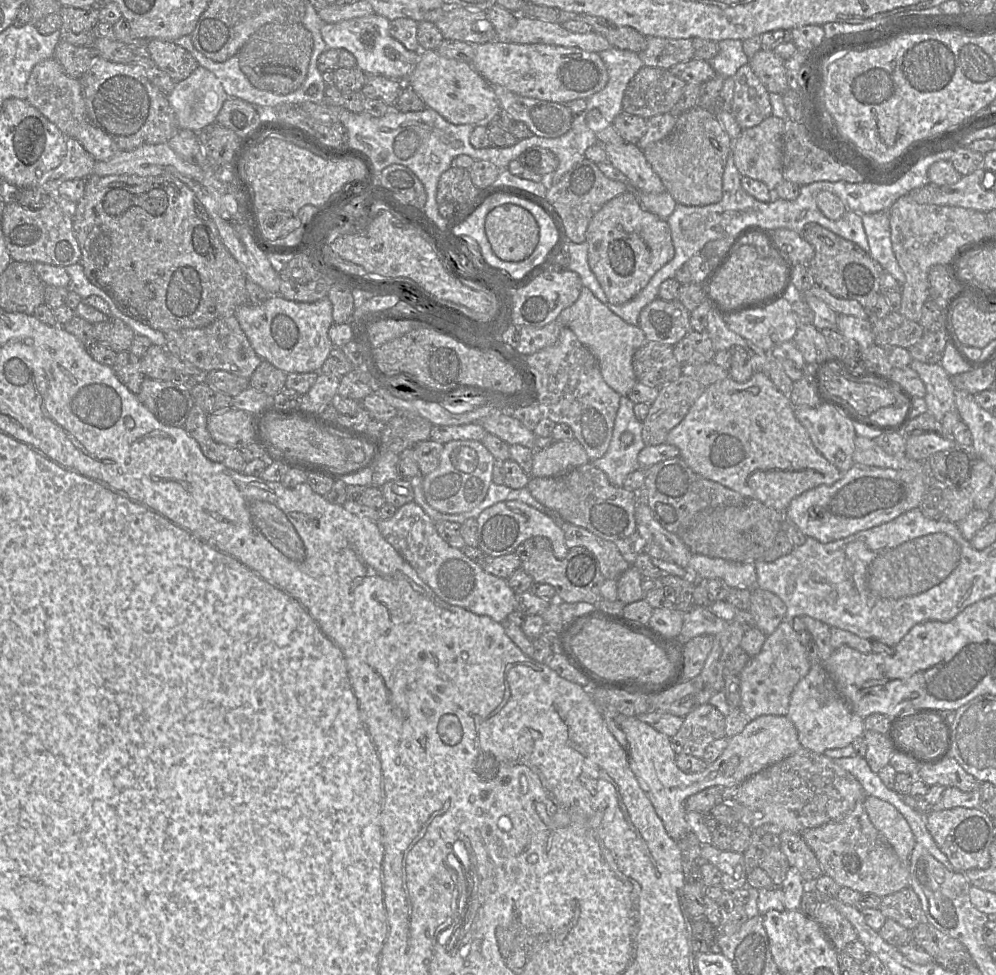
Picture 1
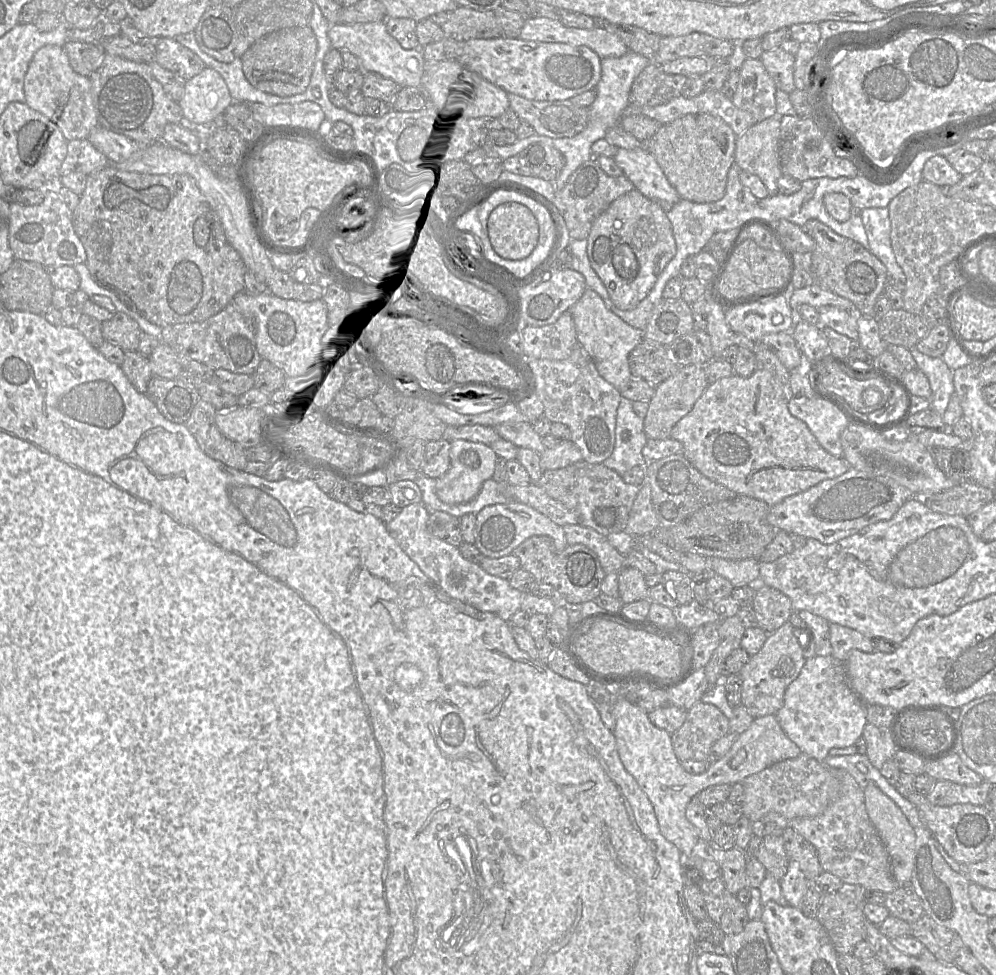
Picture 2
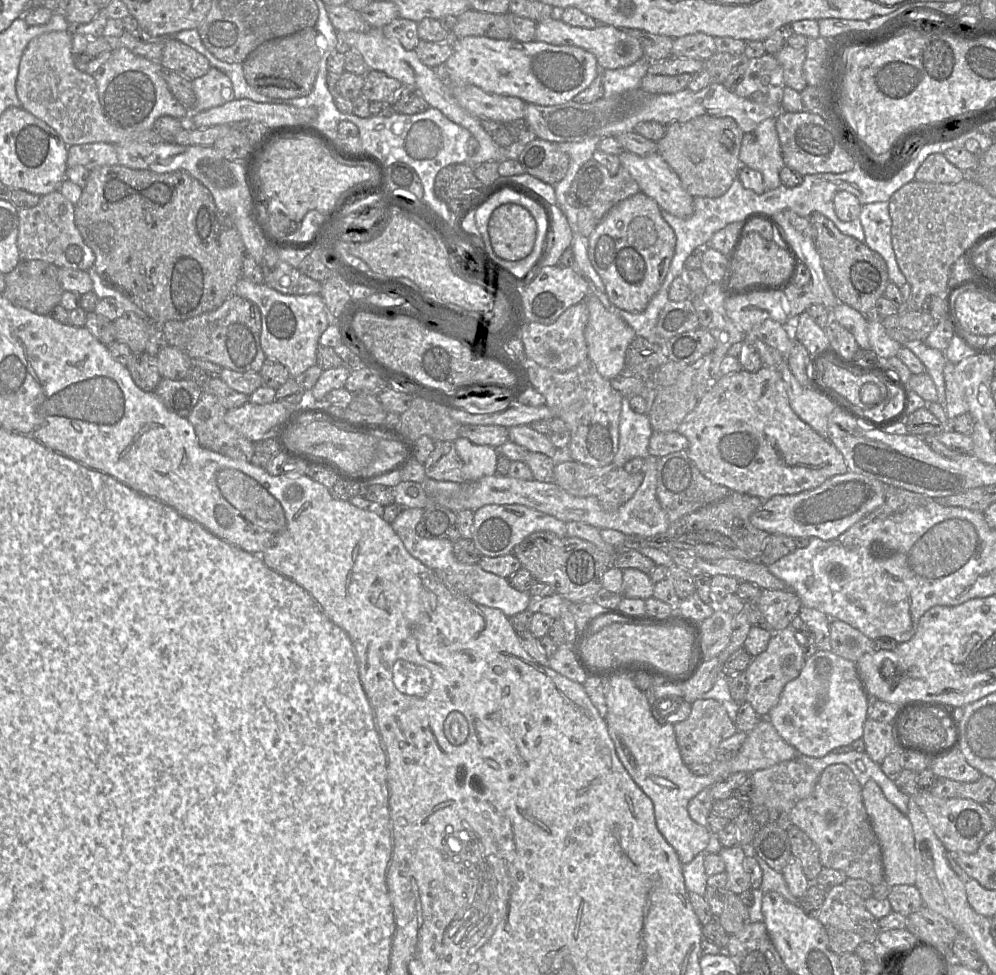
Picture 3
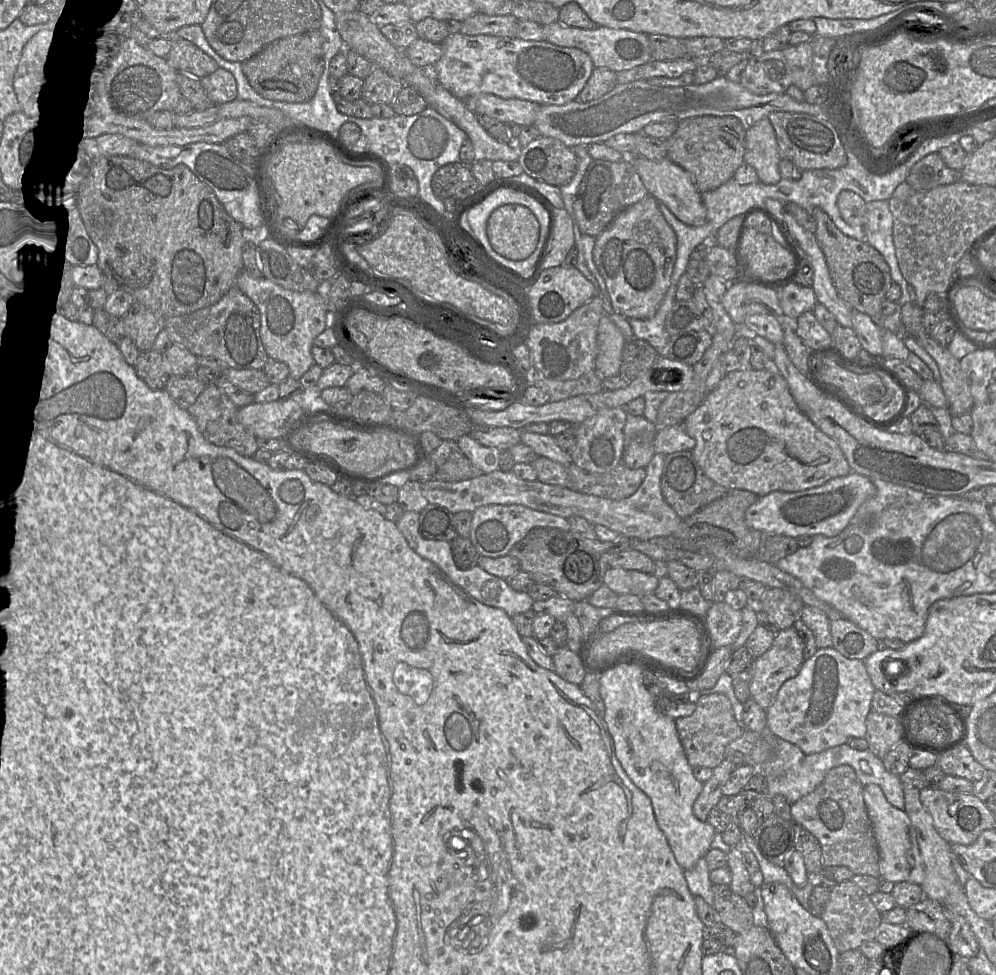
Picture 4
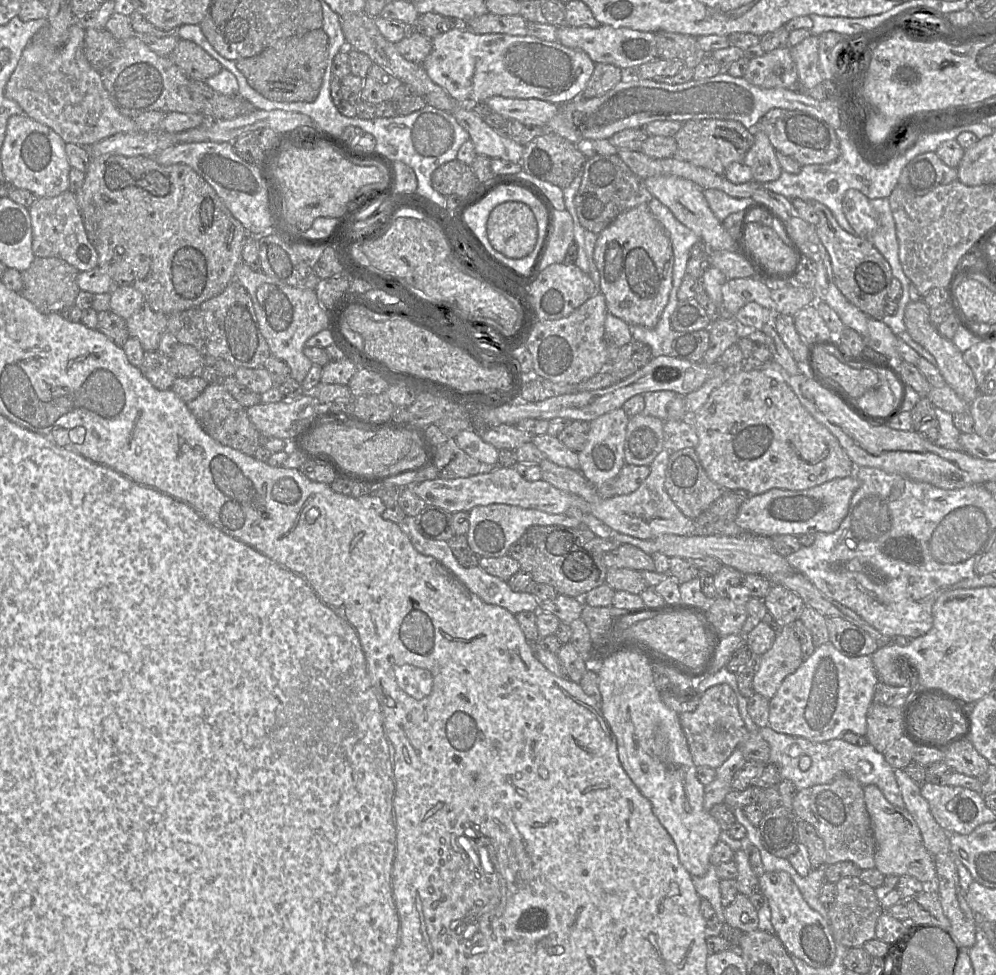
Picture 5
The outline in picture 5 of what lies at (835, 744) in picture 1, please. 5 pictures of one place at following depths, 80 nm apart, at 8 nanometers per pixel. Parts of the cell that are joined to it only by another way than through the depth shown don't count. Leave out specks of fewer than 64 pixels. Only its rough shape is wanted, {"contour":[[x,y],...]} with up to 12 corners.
{"contour":[[828,641],[769,702],[776,732],[819,743],[866,735],[870,655]]}

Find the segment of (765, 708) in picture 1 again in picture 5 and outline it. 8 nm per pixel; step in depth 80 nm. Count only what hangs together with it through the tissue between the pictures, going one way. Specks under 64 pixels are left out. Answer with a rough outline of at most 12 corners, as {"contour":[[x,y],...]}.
{"contour":[[793,625],[760,656],[753,690],[767,699],[802,659]]}

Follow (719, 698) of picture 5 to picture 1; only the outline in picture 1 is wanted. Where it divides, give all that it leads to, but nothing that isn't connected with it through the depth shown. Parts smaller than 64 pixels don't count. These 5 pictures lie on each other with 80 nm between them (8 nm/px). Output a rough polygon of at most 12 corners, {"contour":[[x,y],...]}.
{"contour":[[707,703],[683,718],[670,740],[677,755],[702,759],[725,736],[725,717]]}

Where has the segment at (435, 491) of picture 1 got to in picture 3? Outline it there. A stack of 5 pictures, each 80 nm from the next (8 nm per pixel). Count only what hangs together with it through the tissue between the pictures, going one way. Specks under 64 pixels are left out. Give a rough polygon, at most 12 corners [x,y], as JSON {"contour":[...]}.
{"contour":[[458,437],[464,482],[496,472],[498,450]]}

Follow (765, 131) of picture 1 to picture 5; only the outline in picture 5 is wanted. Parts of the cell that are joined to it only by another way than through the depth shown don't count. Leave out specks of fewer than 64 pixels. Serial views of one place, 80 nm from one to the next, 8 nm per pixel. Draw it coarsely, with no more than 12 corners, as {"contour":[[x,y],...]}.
{"contour":[[763,131],[742,162],[760,184],[782,173],[776,150]]}

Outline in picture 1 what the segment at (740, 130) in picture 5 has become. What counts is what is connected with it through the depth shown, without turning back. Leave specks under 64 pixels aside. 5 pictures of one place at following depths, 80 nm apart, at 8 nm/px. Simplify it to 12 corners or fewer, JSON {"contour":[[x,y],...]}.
{"contour":[[696,106],[643,152],[676,203],[722,199],[733,142]]}

